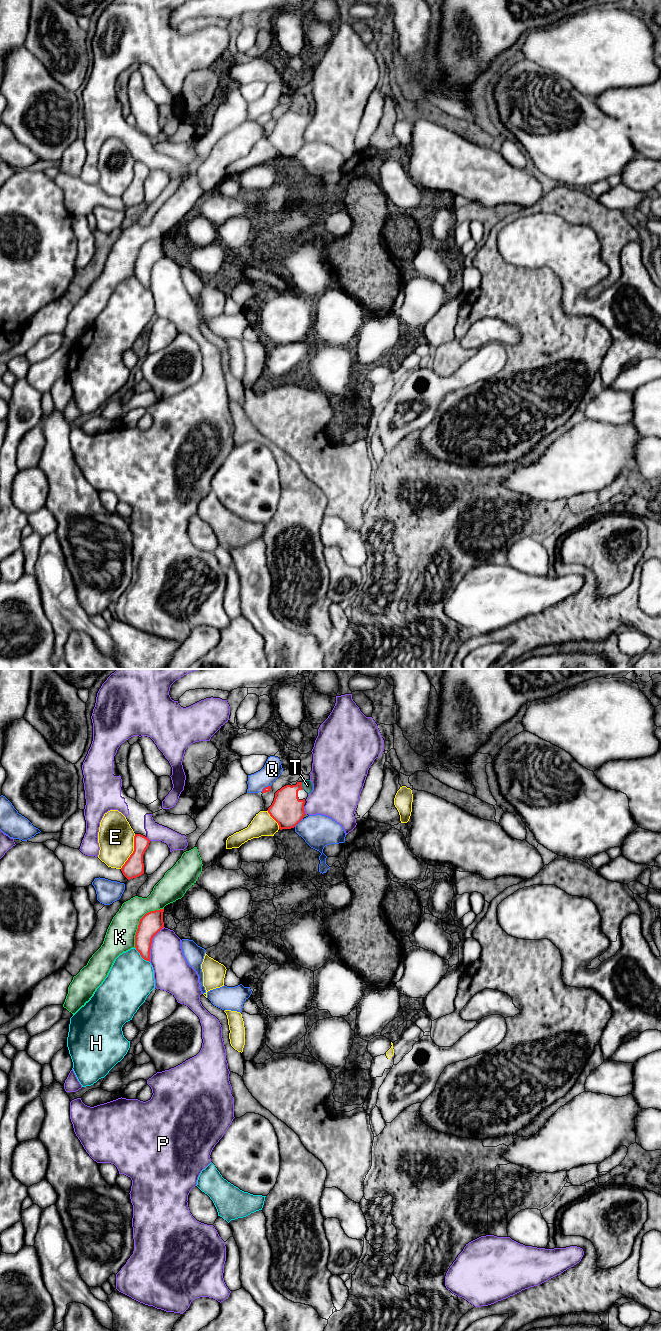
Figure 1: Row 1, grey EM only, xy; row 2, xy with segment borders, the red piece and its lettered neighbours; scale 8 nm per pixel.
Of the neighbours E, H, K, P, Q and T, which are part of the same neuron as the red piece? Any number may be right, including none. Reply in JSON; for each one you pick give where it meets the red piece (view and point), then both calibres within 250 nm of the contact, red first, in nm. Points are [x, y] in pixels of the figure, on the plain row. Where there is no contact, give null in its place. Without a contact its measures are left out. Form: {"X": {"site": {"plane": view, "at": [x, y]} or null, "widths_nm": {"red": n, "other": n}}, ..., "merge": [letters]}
{"T": {"site": {"plane": "xy", "at": [301, 114]}, "widths_nm": {"red": 260, "other": 80}}, "merge": ["T"]}

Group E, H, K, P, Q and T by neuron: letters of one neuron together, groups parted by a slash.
E / H / K / P / Q / T

